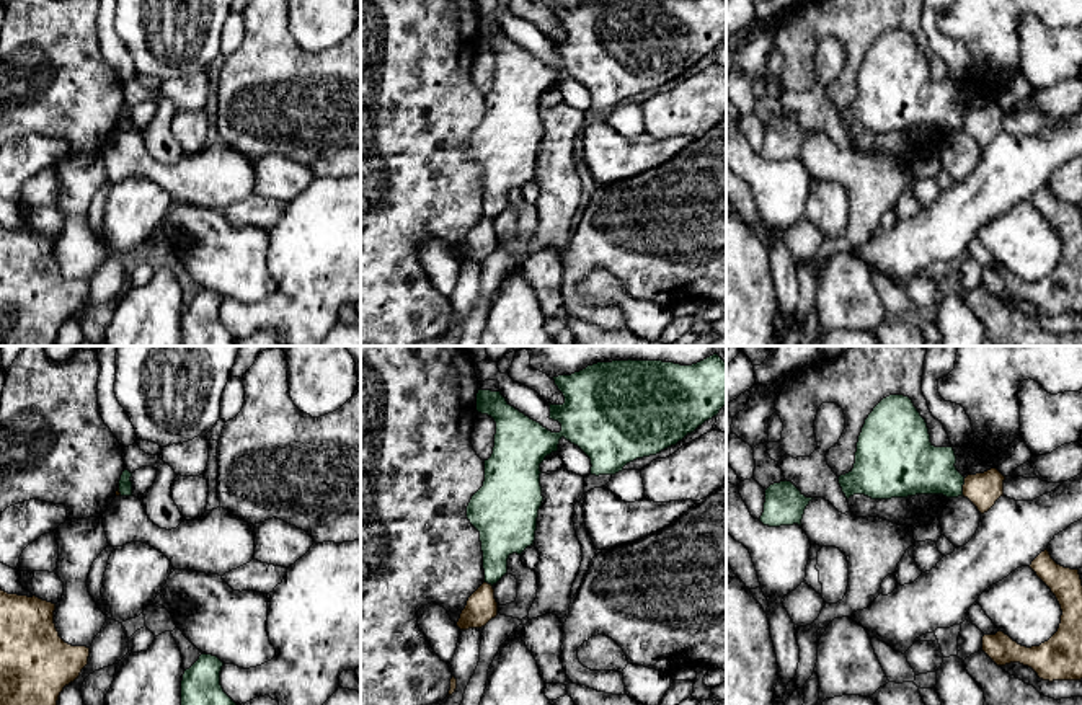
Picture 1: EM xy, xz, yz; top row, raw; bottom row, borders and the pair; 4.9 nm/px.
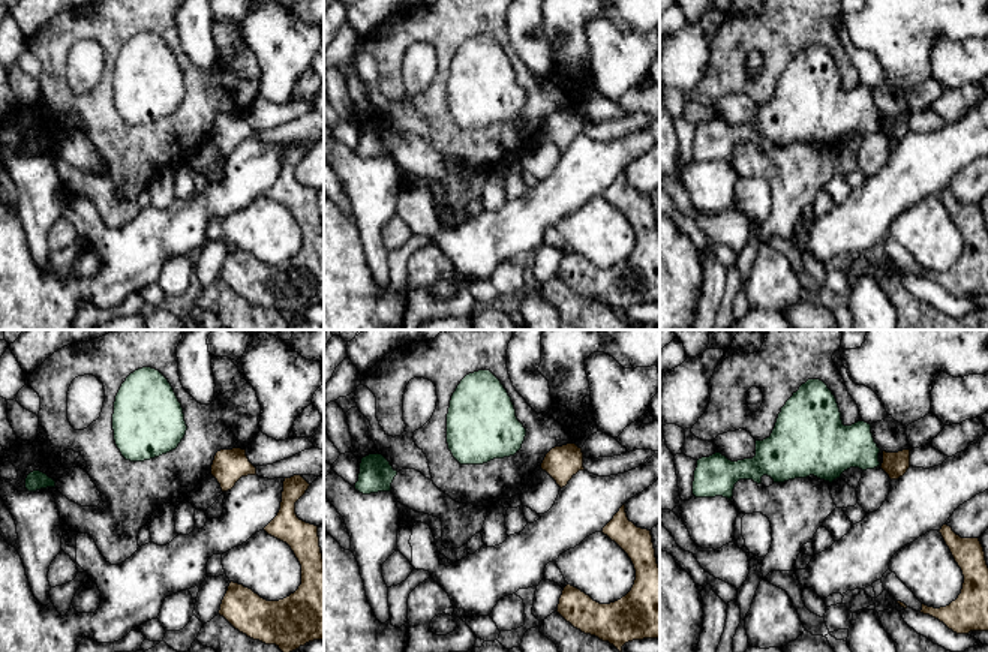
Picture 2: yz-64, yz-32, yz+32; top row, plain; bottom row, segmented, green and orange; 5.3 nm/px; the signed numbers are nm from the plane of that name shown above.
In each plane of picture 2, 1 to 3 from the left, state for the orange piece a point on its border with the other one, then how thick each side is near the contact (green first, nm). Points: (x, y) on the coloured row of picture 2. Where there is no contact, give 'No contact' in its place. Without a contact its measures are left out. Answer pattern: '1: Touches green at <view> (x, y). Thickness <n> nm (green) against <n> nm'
1: No contact
2: No contact
3: No contact

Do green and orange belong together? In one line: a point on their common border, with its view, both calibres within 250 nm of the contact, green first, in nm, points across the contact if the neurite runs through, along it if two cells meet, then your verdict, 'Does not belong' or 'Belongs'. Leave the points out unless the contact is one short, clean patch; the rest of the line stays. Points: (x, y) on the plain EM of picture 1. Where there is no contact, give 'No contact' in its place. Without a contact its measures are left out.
Touches green at yz (962, 121). Thickness 280 nm (green) against 170 nm. Boundary: yz (965, 113), (962, 129). Does not belong

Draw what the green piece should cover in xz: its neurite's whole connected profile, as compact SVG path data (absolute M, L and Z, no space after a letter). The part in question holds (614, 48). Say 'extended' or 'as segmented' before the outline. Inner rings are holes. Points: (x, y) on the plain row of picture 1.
as segmented | M588 0L571 10L553 11L553 15L563 28L565 38L548 38L548 52L561 59L560 67L548 65L511 41L501 26L480 23L477 28L477 46L494 54L496 69L493 88L485 95L483 121L472 131L467 140L467 153L480 166L485 217L491 220L508 207L508 193L512 188L521 189L534 180L539 144L543 135L540 98L547 90L558 85L561 72L578 80L591 93L591 109L615 109L636 93L656 90L676 80L726 41L726 0Z

